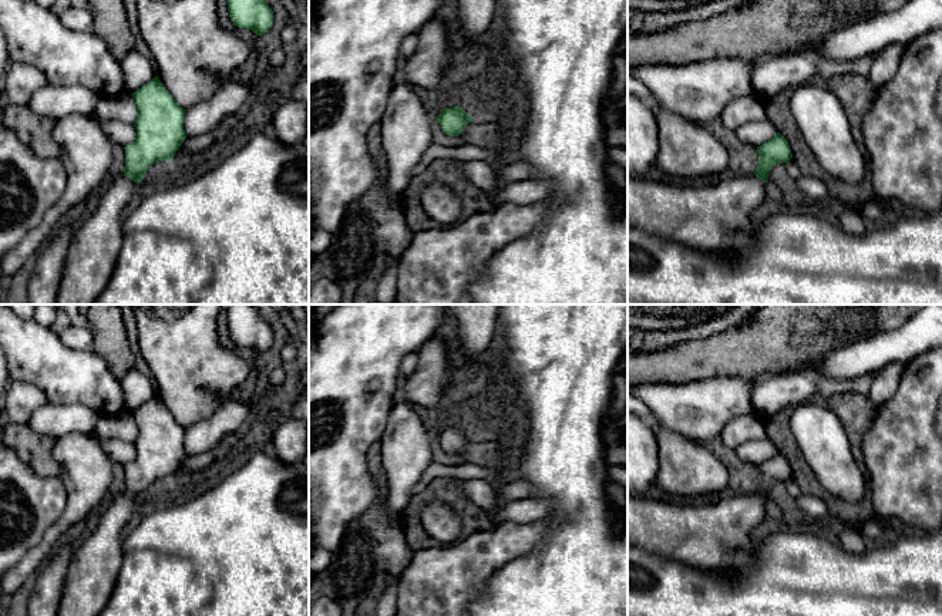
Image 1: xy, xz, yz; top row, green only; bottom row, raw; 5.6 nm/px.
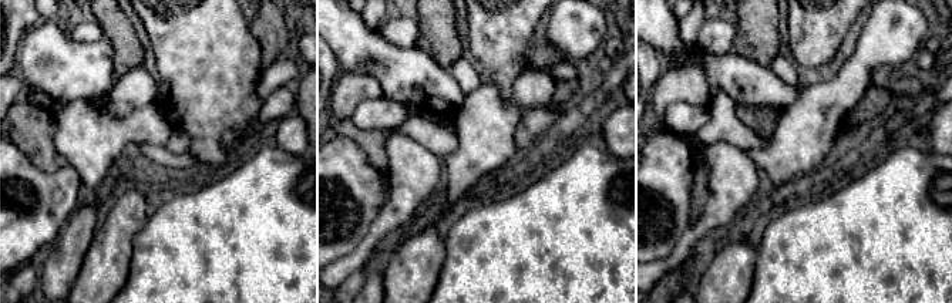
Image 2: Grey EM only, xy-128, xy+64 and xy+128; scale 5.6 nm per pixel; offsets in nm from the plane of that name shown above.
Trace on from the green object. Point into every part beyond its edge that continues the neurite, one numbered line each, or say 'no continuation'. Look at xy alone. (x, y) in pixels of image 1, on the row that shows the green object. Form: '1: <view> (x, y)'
1: xy (94, 249)

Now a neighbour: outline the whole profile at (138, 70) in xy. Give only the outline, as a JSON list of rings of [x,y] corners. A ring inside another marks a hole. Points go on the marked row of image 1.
[[[132,48],[121,60],[124,74],[124,92],[132,94],[144,84],[157,77],[157,70],[151,58],[144,57],[139,51]]]

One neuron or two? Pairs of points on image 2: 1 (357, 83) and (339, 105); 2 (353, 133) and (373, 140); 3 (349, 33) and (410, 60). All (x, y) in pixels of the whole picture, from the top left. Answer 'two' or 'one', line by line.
1: one
2: one
3: one

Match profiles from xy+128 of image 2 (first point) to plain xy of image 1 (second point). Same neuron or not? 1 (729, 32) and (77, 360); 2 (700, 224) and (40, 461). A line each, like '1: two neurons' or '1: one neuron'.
1: two neurons
2: two neurons

